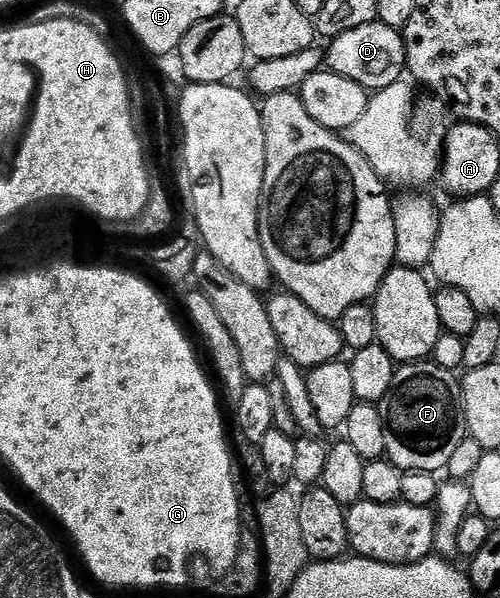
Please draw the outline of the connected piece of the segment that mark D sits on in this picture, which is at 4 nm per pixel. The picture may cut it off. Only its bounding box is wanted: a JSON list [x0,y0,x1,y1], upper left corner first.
[325,21,407,93]

